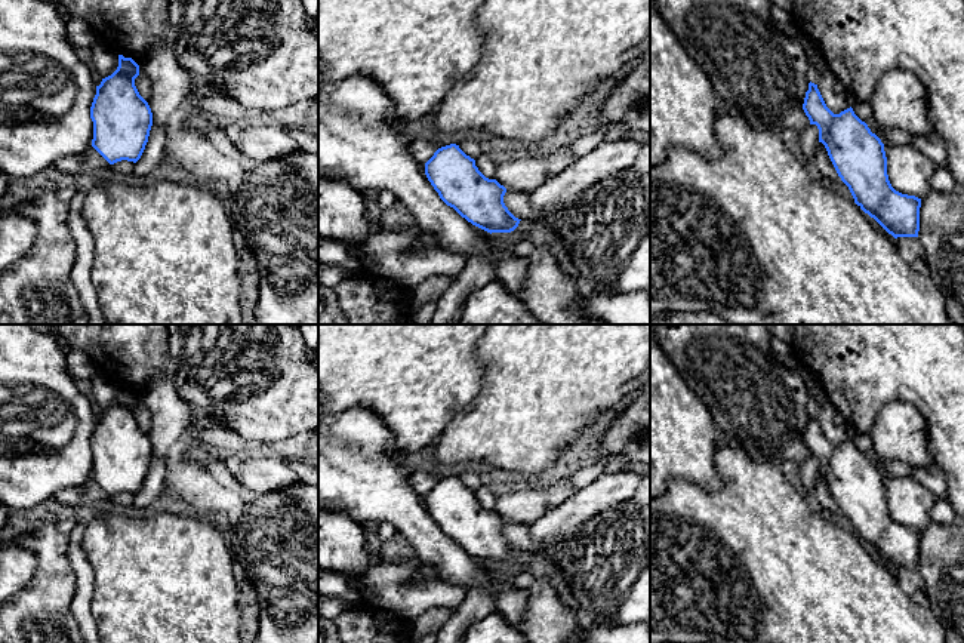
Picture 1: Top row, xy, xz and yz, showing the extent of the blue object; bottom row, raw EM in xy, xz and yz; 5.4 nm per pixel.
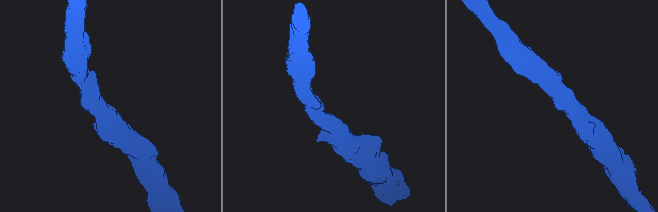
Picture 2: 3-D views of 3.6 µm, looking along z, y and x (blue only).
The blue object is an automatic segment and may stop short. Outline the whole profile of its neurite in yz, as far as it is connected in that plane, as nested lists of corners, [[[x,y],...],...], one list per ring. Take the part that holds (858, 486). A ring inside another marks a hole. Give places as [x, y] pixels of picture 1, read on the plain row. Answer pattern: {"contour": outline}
{"contour": [[[811,413],[806,424],[803,442],[810,456],[817,458],[819,474],[825,477],[838,508],[848,519],[854,535],[894,570],[918,569],[921,530],[902,526],[891,519],[887,507],[884,476],[871,464],[868,456],[854,446],[851,439],[834,446],[826,439],[817,416]]]}

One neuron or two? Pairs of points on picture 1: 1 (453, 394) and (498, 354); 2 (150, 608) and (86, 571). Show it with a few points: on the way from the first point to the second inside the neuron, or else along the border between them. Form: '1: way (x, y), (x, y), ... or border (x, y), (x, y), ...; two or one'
1: border (480, 340), (482, 388), (468, 402); two
2: border (82, 542), (94, 572), (91, 609); two

